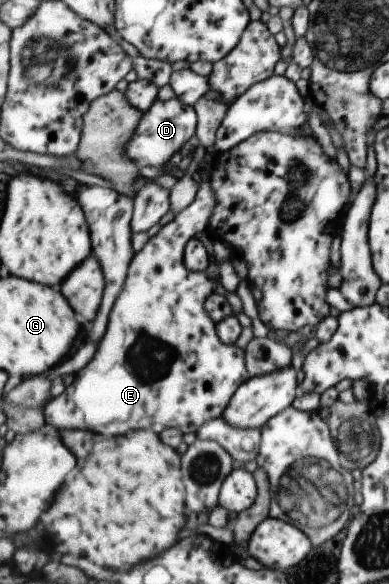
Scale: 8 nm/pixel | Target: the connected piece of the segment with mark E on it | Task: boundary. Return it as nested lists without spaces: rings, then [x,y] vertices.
[[[203,161],[199,164],[197,172],[201,178],[198,184],[198,193],[196,193],[196,201],[174,217],[174,220],[169,222],[167,225],[163,225],[162,229],[152,238],[149,238],[145,246],[138,252],[134,259],[132,260],[128,277],[126,278],[126,283],[122,293],[118,296],[118,301],[114,305],[110,317],[110,325],[106,332],[106,337],[103,337],[99,343],[98,353],[96,357],[92,359],[92,363],[78,373],[74,385],[70,384],[66,388],[66,393],[59,395],[50,401],[46,405],[46,419],[47,423],[52,427],[56,427],[62,431],[62,429],[90,429],[90,431],[96,431],[96,433],[102,433],[106,437],[116,437],[116,435],[124,435],[132,429],[154,429],[156,433],[162,433],[166,428],[178,428],[184,433],[193,433],[196,435],[199,429],[213,419],[223,417],[223,413],[227,410],[227,407],[231,403],[231,399],[234,397],[236,391],[239,387],[246,383],[250,378],[250,372],[247,368],[247,356],[246,351],[236,344],[225,344],[223,340],[220,339],[217,323],[208,315],[205,308],[205,303],[207,299],[211,297],[214,291],[214,283],[208,279],[208,275],[205,272],[193,272],[190,271],[186,264],[184,263],[185,251],[187,250],[188,242],[194,238],[196,233],[200,233],[202,230],[206,230],[208,227],[212,212],[216,207],[215,191],[213,190],[211,184],[211,175],[205,173],[205,166]]]

